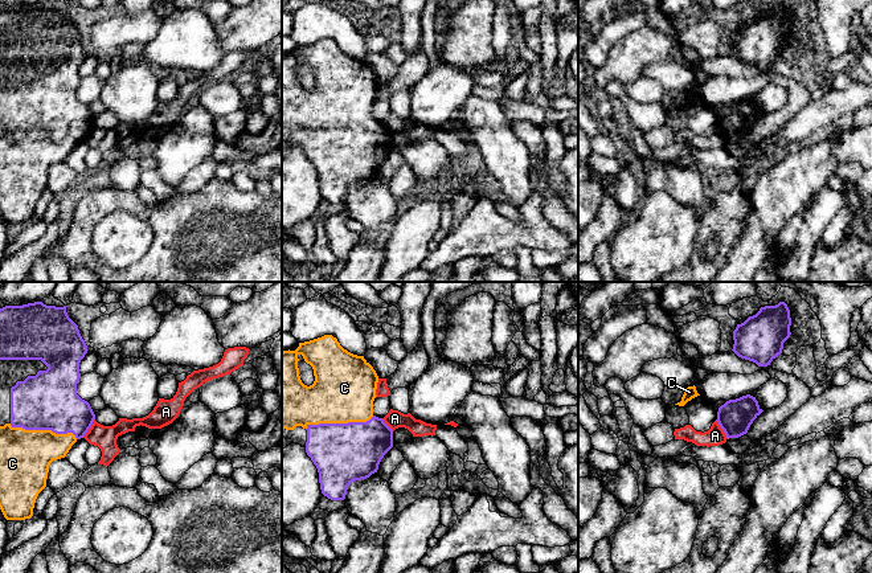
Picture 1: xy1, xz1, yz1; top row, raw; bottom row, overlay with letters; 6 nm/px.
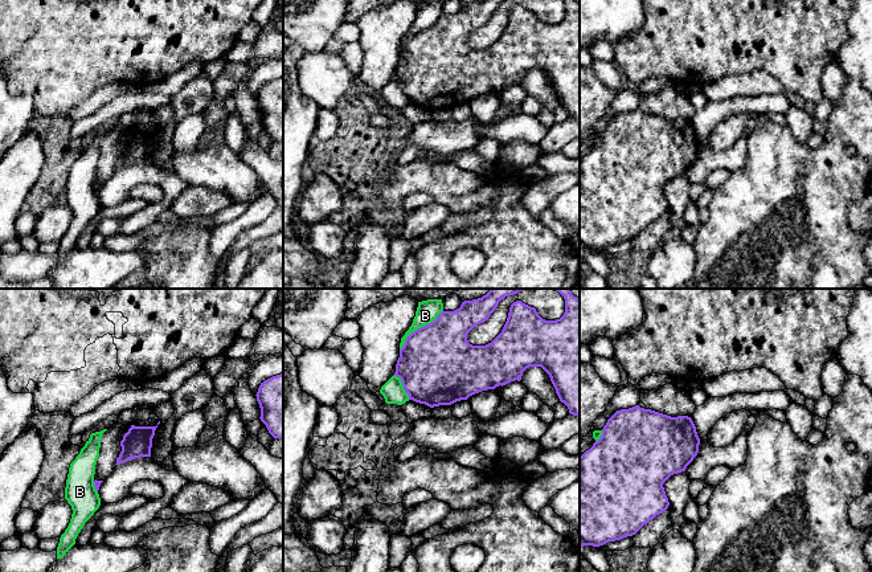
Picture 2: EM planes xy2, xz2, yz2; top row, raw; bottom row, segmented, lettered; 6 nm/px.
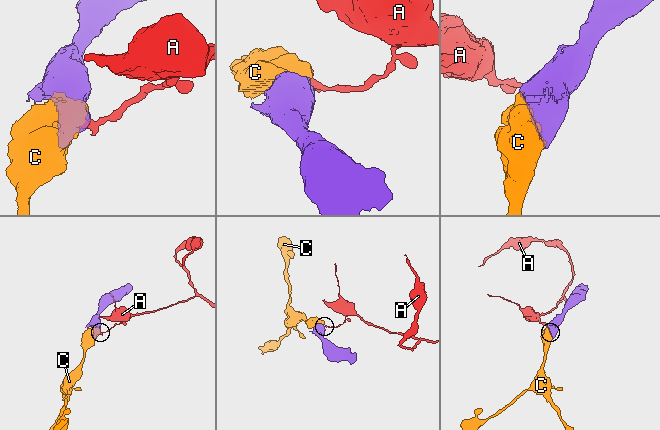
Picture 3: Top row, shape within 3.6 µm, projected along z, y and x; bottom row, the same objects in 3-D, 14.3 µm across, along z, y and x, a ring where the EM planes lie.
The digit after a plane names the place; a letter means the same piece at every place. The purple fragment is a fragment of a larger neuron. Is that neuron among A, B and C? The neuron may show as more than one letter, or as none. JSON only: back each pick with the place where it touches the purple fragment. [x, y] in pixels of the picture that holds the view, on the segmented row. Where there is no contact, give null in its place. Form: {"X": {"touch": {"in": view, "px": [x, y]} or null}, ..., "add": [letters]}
{"C": {"touch": {"in": "xz1", "px": [339, 424]}}, "add": ["C"]}

